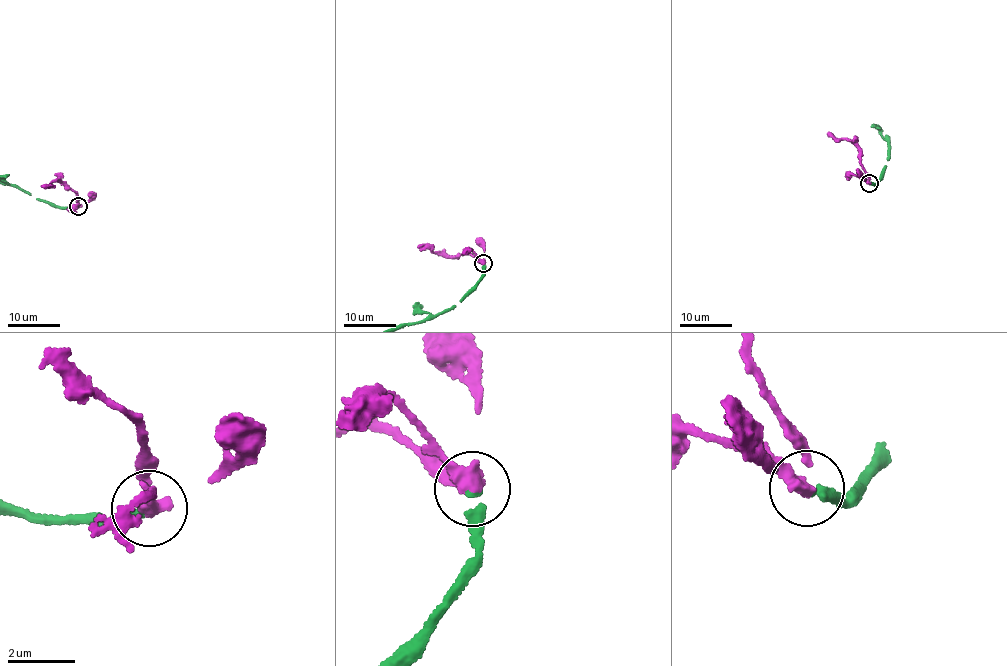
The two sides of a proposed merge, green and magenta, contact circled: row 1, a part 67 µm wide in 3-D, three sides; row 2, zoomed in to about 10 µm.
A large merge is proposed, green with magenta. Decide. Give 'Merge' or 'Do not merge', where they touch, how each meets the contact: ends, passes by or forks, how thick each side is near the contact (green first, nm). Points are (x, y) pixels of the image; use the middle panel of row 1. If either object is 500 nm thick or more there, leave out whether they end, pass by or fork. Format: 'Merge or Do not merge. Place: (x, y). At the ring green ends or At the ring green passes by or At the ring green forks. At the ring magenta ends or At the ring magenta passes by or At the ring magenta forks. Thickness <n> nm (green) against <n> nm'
Merge. Place: (483, 263). At the ring green ends. At the ring magenta passes by. Thickness 220 nm (green) against 320 nm

